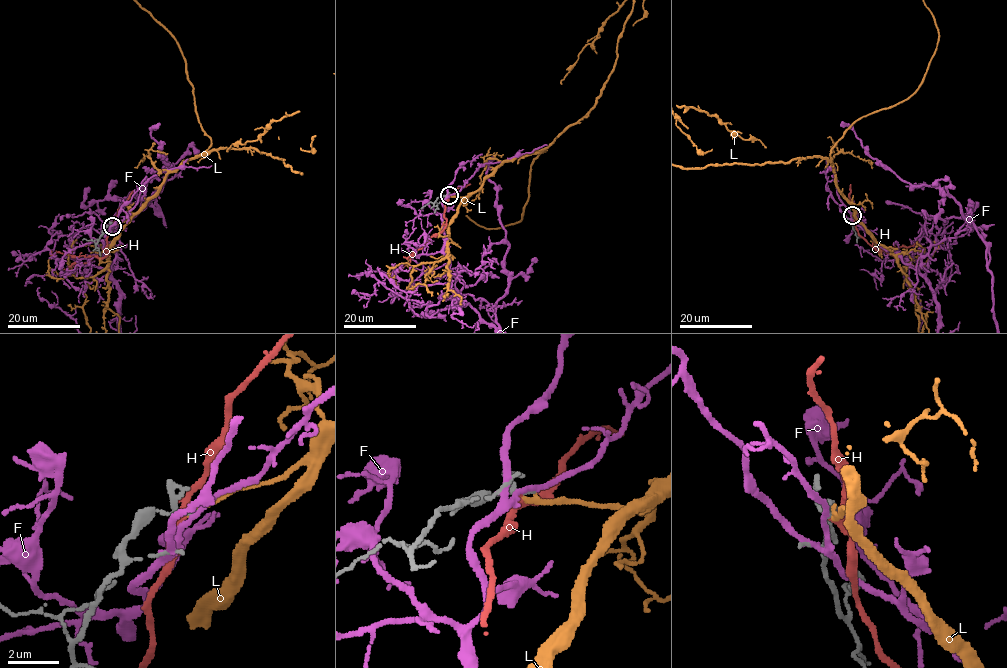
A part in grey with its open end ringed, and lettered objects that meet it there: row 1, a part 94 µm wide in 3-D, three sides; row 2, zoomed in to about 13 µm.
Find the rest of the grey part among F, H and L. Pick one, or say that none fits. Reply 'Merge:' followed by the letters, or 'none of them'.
Merge: L

